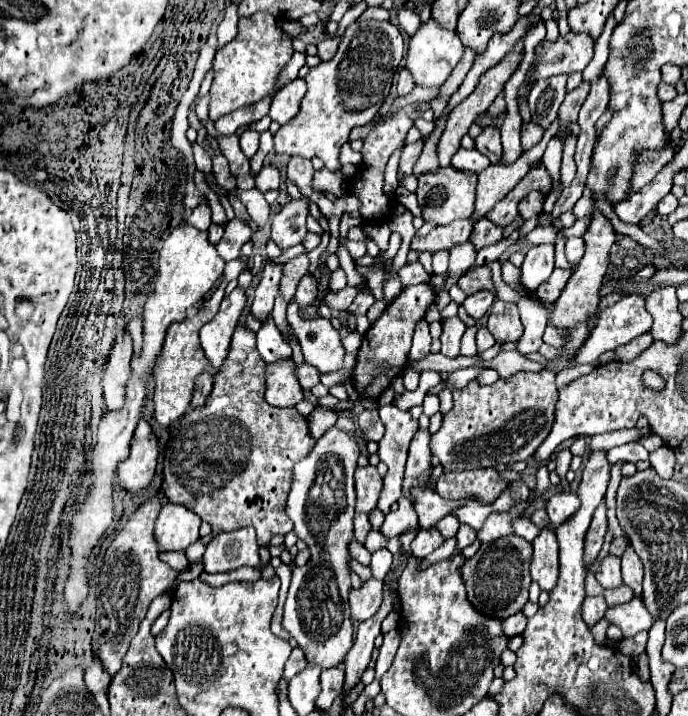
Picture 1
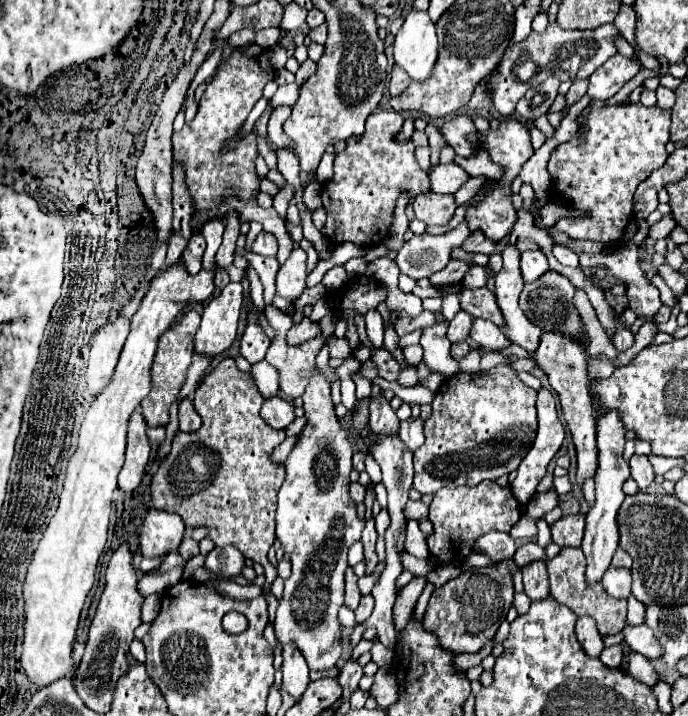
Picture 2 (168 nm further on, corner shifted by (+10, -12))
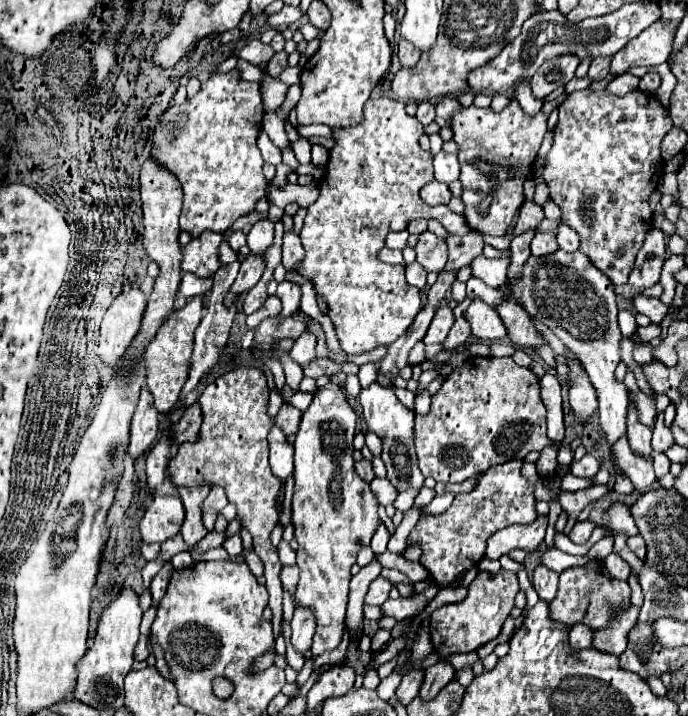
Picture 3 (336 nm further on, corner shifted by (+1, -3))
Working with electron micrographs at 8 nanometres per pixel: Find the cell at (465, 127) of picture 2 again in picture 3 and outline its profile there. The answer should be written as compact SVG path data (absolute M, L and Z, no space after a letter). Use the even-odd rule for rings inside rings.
M446 97L446 99L440 99L436 103L436 123L440 127L450 127L450 115L458 113L462 109L460 101L454 99L454 97Z

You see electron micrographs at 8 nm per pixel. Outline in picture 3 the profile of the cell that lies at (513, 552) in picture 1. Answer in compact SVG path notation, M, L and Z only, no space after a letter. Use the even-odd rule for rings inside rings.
M500 569L494 575L488 571L480 571L476 579L468 585L468 595L464 601L448 603L430 615L430 635L432 635L434 651L440 657L448 657L454 653L476 651L478 647L496 639L506 617L514 607L514 597L518 591L520 587L516 573L504 569Z

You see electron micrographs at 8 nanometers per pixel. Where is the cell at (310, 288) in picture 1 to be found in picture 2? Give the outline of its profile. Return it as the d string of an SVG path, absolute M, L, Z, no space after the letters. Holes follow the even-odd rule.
M295 248L287 262L279 268L277 274L277 294L287 300L297 300L305 290L305 260L307 254L301 248Z

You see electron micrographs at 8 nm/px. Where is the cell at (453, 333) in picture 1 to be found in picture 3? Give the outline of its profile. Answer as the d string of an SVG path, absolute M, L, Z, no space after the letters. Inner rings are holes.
M438 307L430 327L428 327L428 333L424 337L424 343L430 345L430 343L442 343L446 337L448 337L448 331L454 323L454 315L452 315L452 309L450 307Z

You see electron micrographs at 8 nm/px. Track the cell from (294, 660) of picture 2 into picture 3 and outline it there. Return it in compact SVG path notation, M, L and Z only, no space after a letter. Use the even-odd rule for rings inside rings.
M296 607L290 625L292 625L290 643L294 645L294 649L300 655L304 655L312 647L312 637L314 637L314 627L316 627L316 619L314 619L312 609Z

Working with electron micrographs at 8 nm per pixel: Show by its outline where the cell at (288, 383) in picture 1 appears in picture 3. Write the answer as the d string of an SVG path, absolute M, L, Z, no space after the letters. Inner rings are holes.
M284 401L282 407L280 407L280 411L278 411L278 415L276 415L276 425L278 425L286 435L292 435L292 433L298 431L300 415L302 415L300 409L296 409L296 407L292 407L292 405L288 405L288 403Z

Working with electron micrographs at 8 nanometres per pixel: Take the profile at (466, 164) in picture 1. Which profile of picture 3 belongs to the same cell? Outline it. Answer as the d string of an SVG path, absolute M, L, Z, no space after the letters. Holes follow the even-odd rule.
M440 151L438 155L434 155L434 171L436 171L436 181L442 181L442 183L456 181L460 175L458 157L452 153Z

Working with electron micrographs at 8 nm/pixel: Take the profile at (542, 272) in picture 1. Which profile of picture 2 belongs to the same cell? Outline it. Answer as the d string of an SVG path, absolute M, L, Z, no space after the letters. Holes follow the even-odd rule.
M529 250L521 254L521 270L523 270L523 280L531 282L537 280L537 276L545 274L549 270L547 258L541 250Z

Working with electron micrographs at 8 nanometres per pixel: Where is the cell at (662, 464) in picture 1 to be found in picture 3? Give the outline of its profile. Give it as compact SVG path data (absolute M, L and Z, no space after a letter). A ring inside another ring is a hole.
M634 403L630 405L630 411L628 411L628 443L630 443L630 449L640 455L642 459L652 459L652 429L648 429L646 425L638 423L638 417L636 417L636 409L634 409Z

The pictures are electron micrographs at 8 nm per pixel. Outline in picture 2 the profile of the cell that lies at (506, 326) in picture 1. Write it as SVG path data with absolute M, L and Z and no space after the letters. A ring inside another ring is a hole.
M473 320L469 336L479 346L485 346L489 350L503 350L503 348L507 348L511 344L507 340L507 336L503 334L503 330L499 326L495 326L493 322L489 322L489 320Z

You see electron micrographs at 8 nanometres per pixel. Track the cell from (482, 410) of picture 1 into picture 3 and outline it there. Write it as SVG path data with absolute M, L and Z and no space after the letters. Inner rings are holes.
M470 357L446 377L440 391L432 397L430 413L424 417L416 415L414 431L422 475L442 483L462 483L494 465L502 465L510 459L524 459L530 451L540 451L548 445L546 407L540 399L538 377L528 367L518 367L512 357Z

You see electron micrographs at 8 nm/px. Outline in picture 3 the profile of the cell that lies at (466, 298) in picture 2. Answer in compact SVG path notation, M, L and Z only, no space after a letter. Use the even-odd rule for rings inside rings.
M502 301L494 309L502 317L506 329L508 329L508 339L514 345L518 345L518 347L532 347L532 349L538 351L538 345L542 343L542 335L534 329L534 325L530 323L528 313L518 303Z

